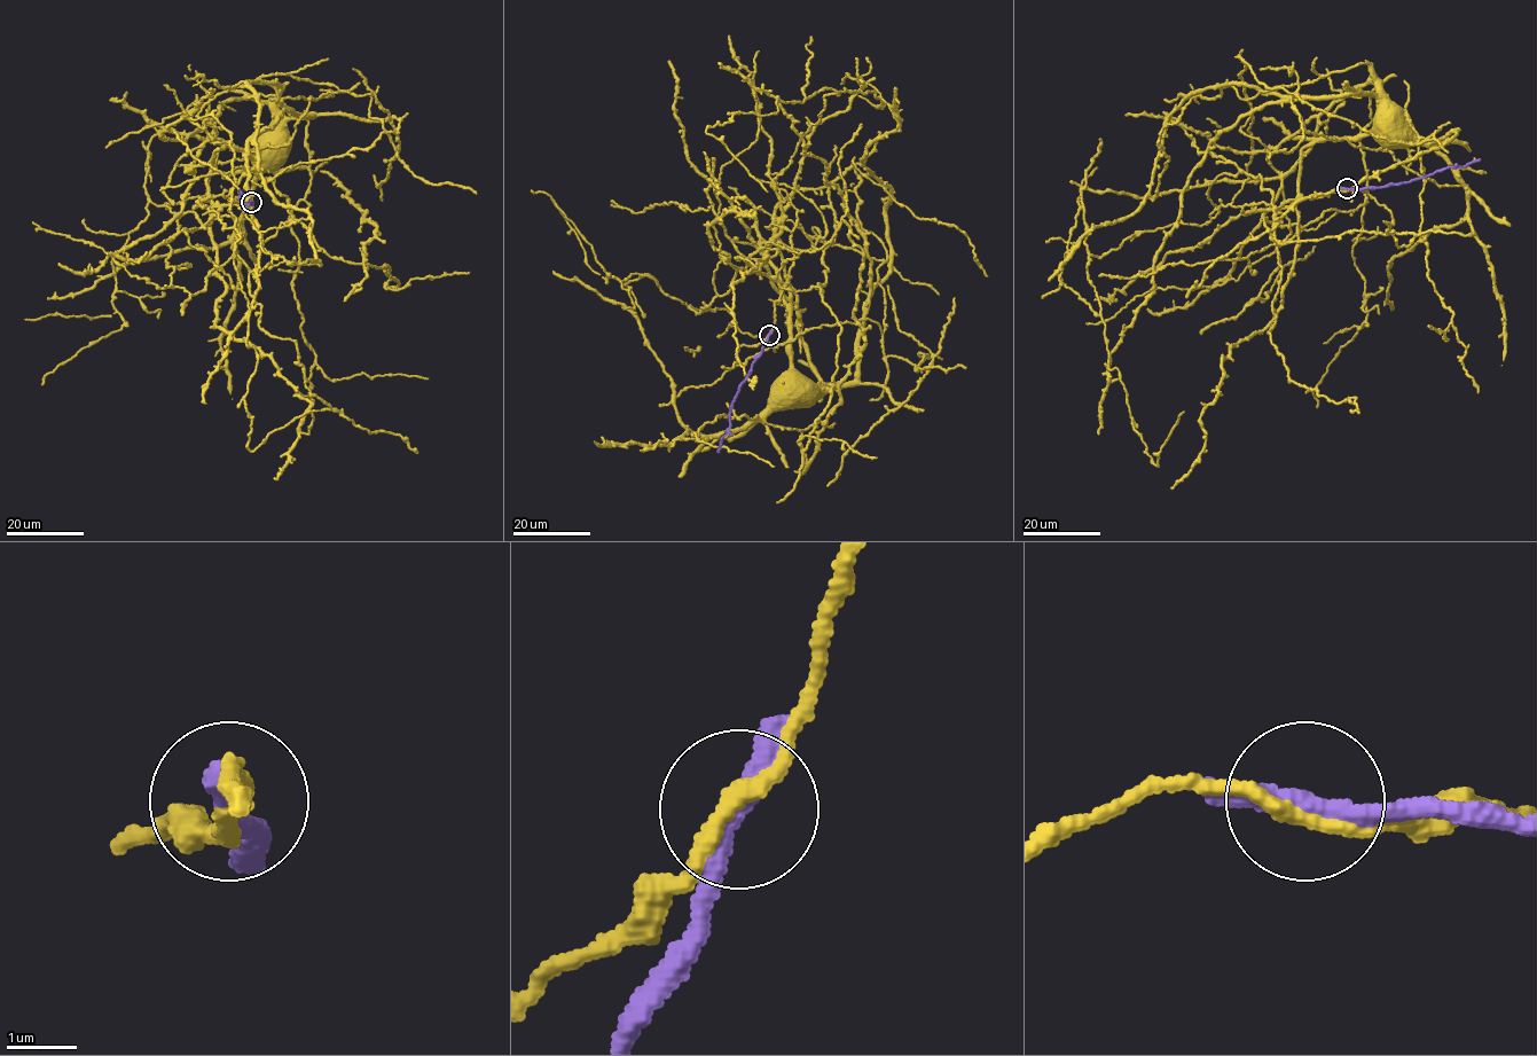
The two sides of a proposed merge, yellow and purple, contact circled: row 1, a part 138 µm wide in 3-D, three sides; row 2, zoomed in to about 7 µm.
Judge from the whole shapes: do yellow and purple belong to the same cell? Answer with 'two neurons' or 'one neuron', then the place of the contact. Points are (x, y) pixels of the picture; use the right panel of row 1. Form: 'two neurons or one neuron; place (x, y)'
two neurons; place (1347, 188)

